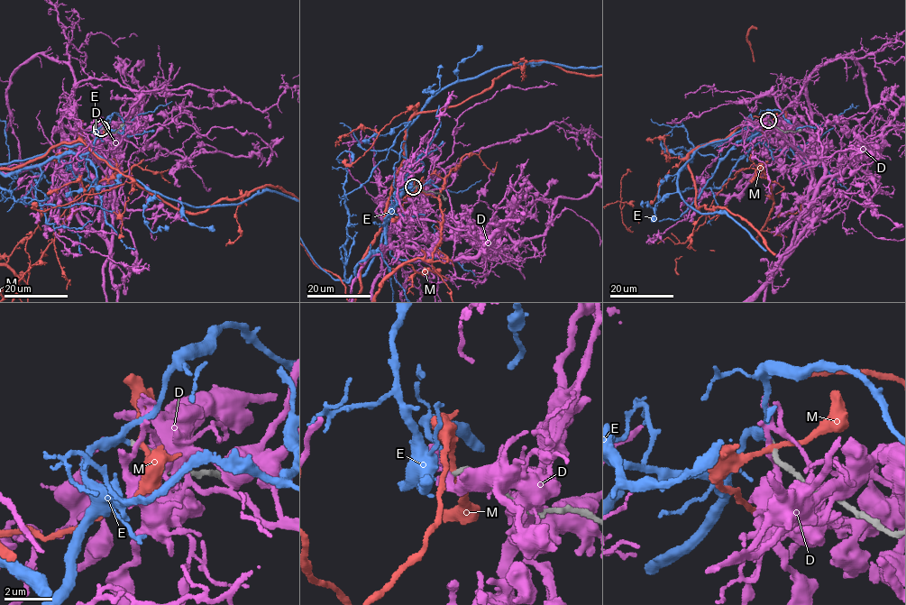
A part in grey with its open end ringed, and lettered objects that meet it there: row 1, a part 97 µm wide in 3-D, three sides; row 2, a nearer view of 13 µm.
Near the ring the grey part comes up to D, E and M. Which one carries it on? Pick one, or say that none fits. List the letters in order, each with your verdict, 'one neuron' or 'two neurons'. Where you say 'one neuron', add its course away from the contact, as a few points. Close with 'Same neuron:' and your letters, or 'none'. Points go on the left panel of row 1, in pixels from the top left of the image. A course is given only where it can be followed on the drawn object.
D: two neurons
E: one neuron
M: two neurons
Same neuron: E

